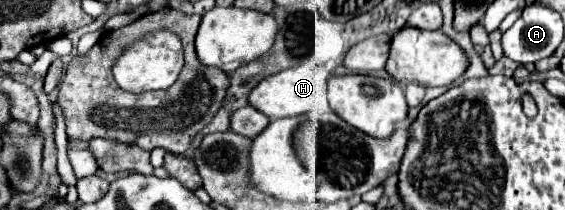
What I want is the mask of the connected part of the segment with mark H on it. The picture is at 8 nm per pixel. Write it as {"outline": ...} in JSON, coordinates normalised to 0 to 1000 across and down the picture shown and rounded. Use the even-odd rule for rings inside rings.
{"outline":[[[526,310],[526,319],[515,319],[508,338],[469,367],[462,395],[455,395],[448,414],[448,433],[441,443],[441,490],[455,529],[473,548],[476,567],[536,548],[536,538],[547,538],[558,510],[575,500],[575,481],[579,481],[579,462],[575,462],[579,376],[582,376],[582,348],[572,348],[572,329],[558,329],[558,319],[547,319],[547,310]]]}

